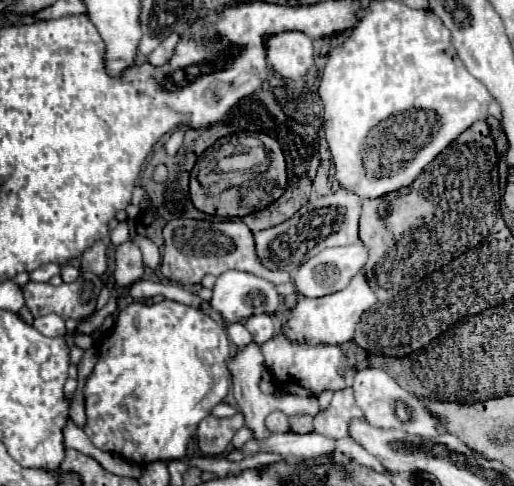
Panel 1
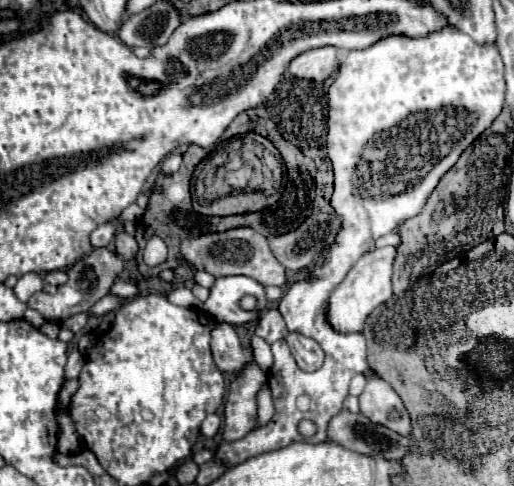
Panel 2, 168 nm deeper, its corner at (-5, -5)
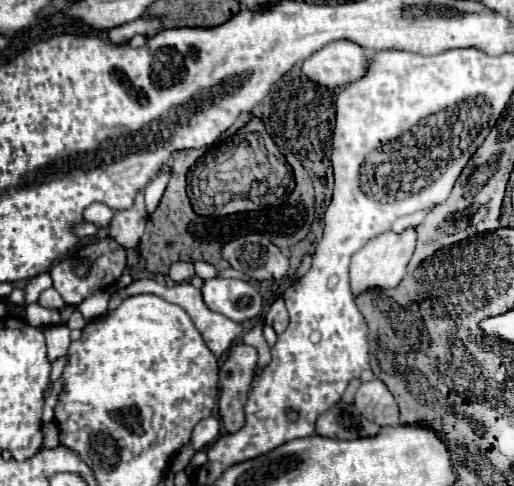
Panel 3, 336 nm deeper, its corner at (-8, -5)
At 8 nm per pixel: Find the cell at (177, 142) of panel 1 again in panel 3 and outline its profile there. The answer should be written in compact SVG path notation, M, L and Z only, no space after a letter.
M164 170L164 172L160 172L160 174L144 188L148 212L154 212L154 210L156 210L156 206L158 206L162 194L164 194L164 190L166 190L166 186L168 186L168 178L170 178L170 172Z

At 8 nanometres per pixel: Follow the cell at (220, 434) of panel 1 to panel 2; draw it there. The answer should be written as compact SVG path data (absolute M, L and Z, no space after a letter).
M251 364L231 382L225 402L225 428L223 440L233 442L243 438L255 428L257 422L257 394L267 384L267 374Z

